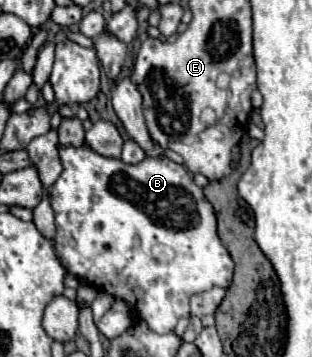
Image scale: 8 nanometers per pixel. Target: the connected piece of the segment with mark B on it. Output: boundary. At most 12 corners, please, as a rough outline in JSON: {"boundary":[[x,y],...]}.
{"boundary":[[59,145],[59,261],[155,333],[227,289],[191,173]]}

